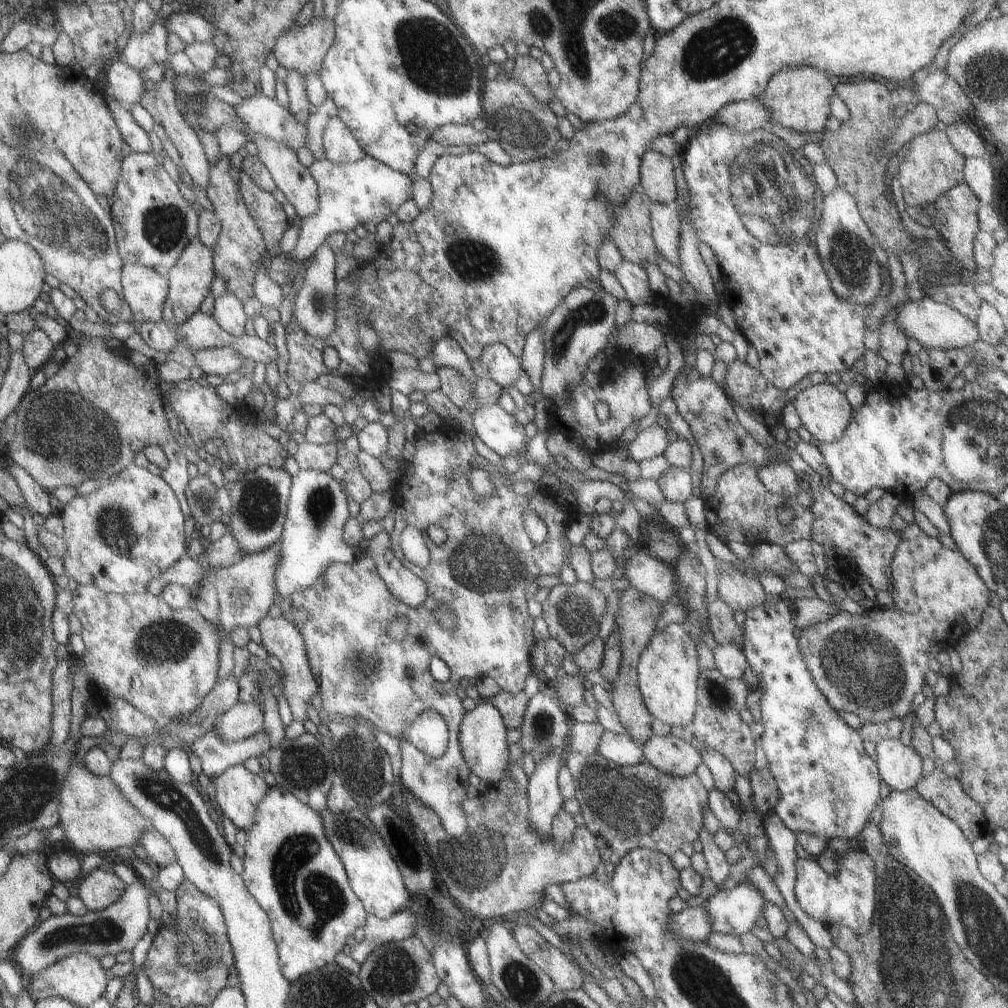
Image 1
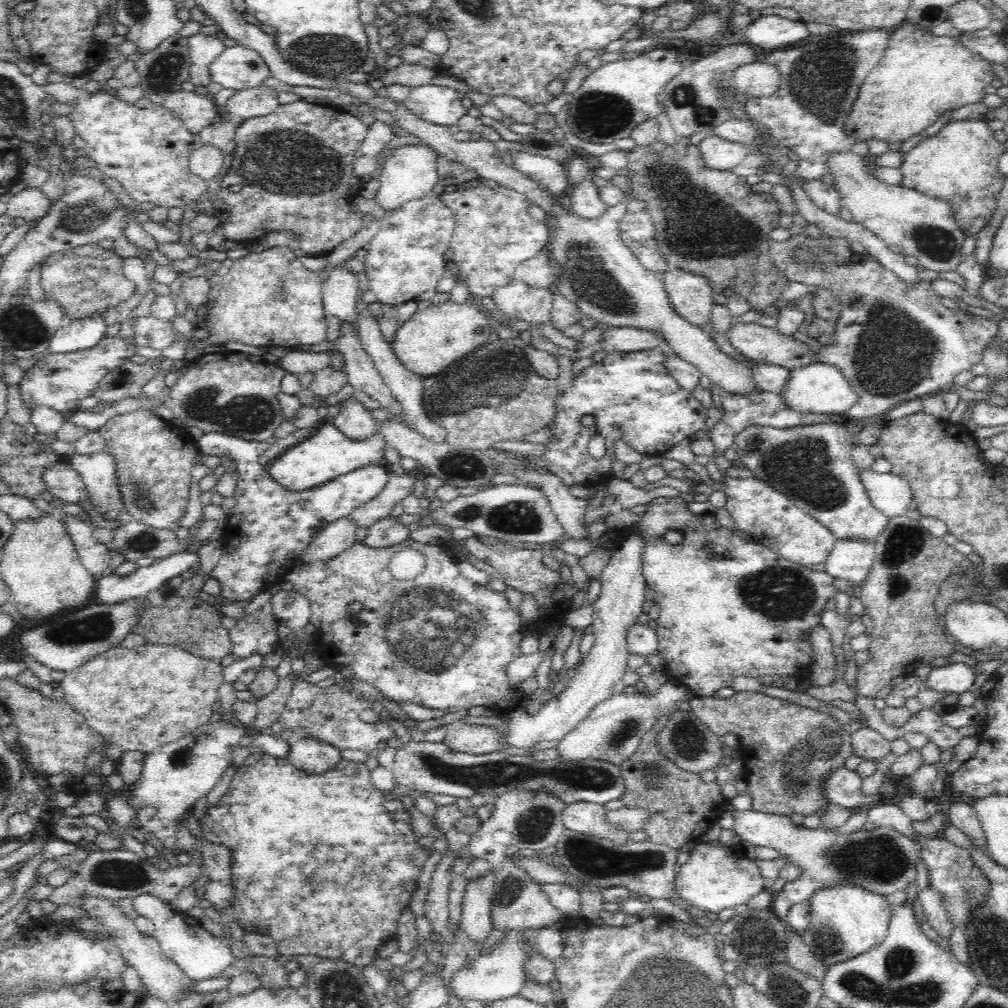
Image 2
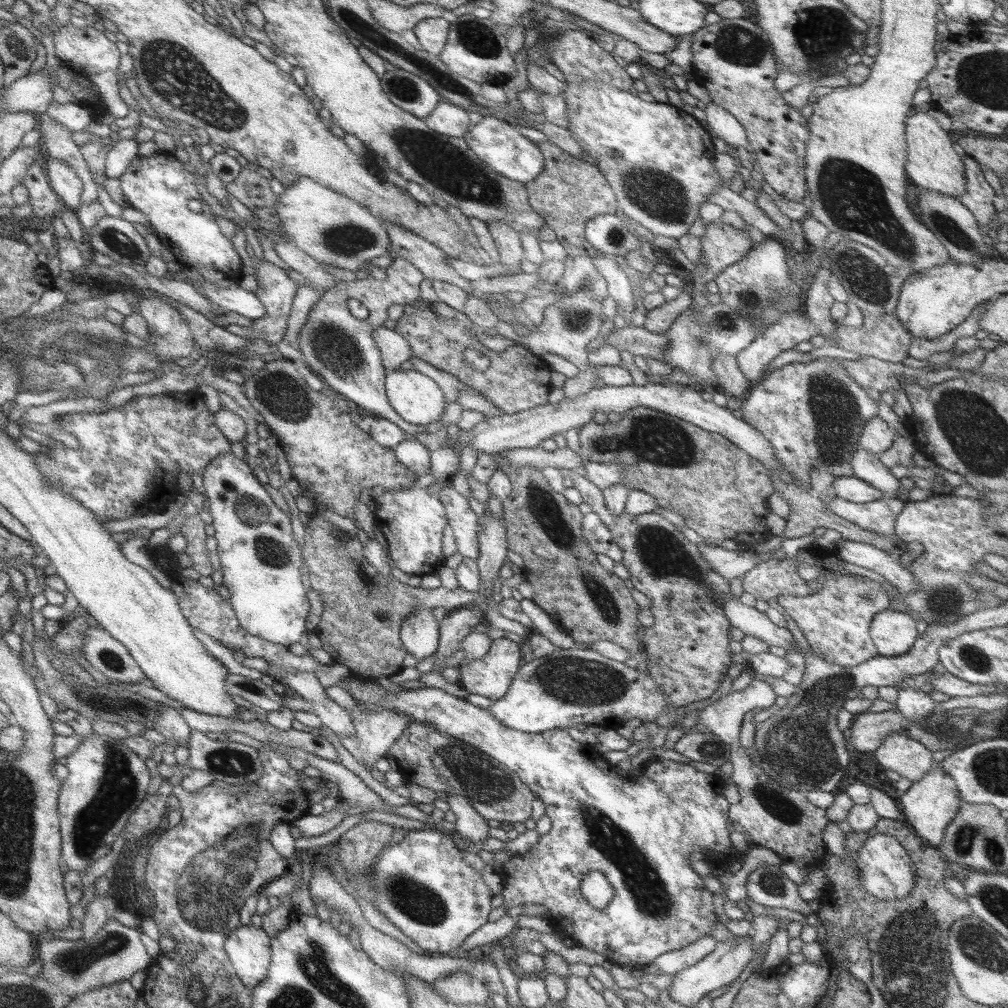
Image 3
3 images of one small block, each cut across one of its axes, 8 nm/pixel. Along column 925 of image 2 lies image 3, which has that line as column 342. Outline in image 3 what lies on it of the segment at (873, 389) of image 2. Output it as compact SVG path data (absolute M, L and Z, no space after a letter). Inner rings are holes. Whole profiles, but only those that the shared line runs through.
M393 258L391 264L385 268L385 280L375 280L373 276L353 282L341 282L337 280L333 288L325 290L321 298L315 302L315 306L307 314L307 322L303 324L299 332L299 354L301 354L301 368L307 364L309 370L323 382L327 390L343 398L351 408L359 406L367 412L371 412L373 418L383 418L387 422L393 422L397 428L405 432L405 438L417 436L417 434L429 434L433 428L429 426L411 426L405 422L391 406L385 396L385 376L387 370L381 362L381 354L375 348L373 330L379 328L387 320L387 308L391 304L407 306L413 300L419 300L419 282L423 280L423 274L419 268L409 264L403 258ZM347 300L359 300L369 316L365 320L357 320L347 310Z

